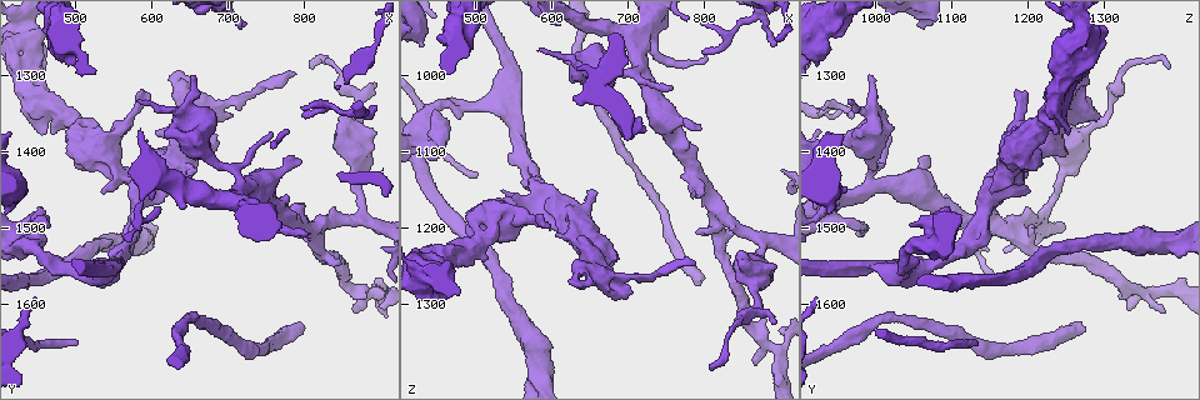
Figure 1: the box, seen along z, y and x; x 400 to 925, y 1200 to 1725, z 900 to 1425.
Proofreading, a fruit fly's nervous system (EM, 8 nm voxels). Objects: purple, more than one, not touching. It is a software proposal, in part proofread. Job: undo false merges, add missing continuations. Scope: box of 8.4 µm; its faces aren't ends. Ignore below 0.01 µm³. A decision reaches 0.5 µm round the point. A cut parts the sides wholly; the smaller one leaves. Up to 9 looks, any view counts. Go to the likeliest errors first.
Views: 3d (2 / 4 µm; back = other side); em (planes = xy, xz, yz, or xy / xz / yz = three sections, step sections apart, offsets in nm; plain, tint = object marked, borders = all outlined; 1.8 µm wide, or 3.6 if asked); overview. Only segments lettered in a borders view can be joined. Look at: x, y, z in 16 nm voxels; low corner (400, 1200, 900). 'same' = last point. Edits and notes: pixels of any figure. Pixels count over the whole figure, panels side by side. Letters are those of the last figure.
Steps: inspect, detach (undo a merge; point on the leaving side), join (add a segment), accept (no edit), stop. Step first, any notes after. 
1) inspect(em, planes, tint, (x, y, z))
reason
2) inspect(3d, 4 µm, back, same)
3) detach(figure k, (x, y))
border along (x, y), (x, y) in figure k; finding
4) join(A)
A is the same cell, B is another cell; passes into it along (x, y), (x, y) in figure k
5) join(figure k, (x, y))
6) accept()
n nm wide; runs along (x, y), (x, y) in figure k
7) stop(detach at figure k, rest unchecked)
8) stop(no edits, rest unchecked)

inspect(em, planes, borders, (720, 1240, 1060))
branch stops here

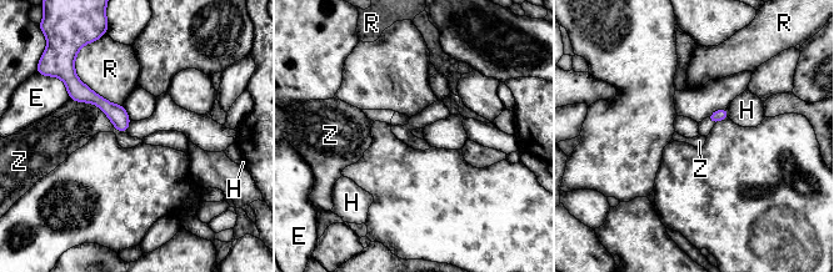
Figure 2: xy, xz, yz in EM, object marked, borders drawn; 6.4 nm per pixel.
accept()
Z touches over 420 nm; E, H, R and Z are other cells; border along (69, 97), (95, 104), (123, 132) in figure 2; no lettered segment goes on from it

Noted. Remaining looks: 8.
inspect(em, yz, step 16, borders, (435, 1245, 1285))

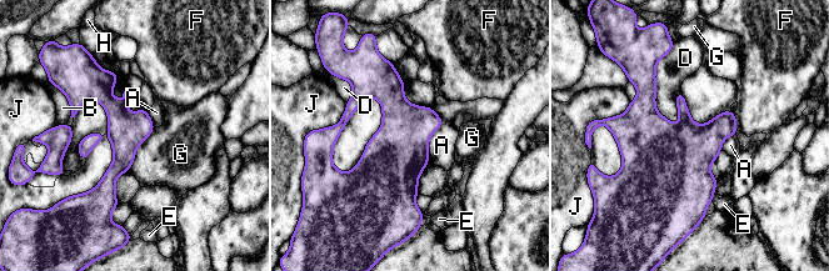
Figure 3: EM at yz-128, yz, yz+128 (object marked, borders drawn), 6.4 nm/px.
accept()
240 nm wide; A, B, D, E, F, G, H and J are other cells; border along (432, 108), (442, 125), (429, 160) in figure 3; all the same neuron

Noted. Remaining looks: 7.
inspect(3d, 4 µm, (445, 1365, 1255))
stops while still wide

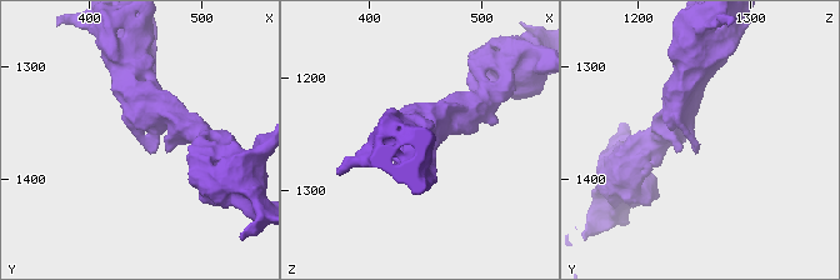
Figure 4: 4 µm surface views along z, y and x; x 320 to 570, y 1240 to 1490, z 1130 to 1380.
inspect(em, xz, step 4, borders, (446, 1370, 1252))
shape alone is not enough

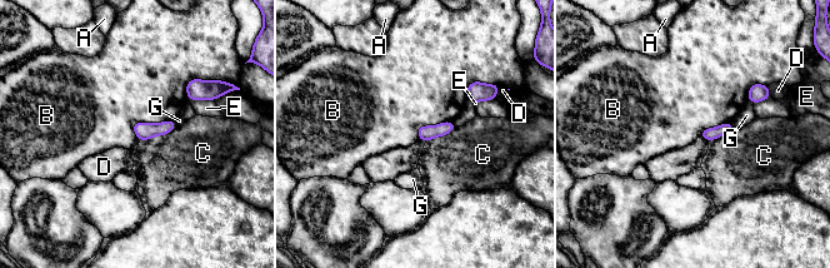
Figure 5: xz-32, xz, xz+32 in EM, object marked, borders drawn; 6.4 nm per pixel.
accept()
A, B, C, D, E and G are other cells; border along (174, 119), (135, 122), (131, 128) in figure 5; none of them fits

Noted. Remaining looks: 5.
inspect(em, xz, step 8, borders, (635, 1295, 1275))

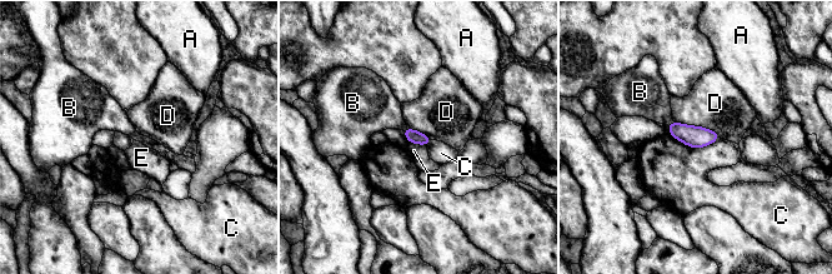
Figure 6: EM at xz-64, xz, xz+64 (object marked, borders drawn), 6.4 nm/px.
accept()
A, B, C, D and E are other cells; border along (409, 142), (426, 145) in figure 6; none of them fits

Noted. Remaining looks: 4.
stop(no edits, rest unchecked)

